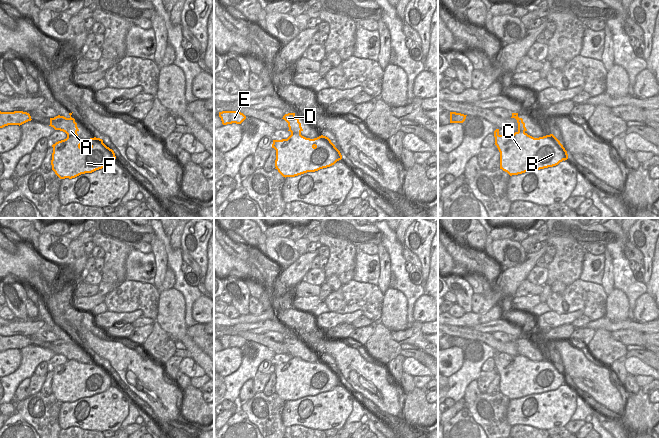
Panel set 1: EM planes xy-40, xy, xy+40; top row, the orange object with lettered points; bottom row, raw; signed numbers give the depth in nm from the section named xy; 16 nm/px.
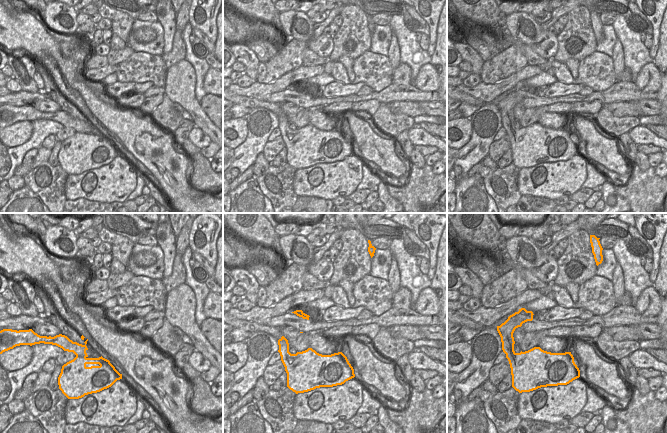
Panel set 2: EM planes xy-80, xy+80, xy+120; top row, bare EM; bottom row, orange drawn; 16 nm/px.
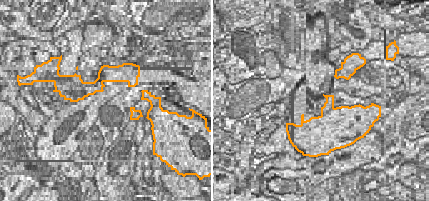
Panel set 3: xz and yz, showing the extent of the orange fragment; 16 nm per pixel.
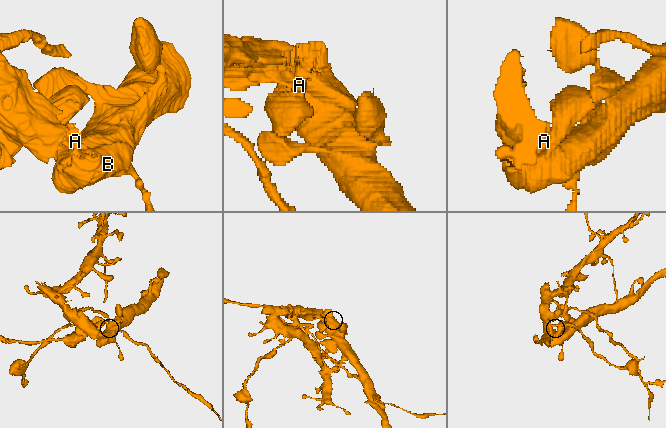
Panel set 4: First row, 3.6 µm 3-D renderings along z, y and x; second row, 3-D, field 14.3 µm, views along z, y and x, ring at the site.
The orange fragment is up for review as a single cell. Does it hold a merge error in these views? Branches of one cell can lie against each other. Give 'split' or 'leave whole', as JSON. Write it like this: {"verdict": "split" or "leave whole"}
{"verdict": "split"}

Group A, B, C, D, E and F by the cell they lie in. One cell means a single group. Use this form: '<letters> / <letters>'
A D E / B C F

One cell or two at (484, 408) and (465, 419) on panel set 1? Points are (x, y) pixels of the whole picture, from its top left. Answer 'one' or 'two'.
two

